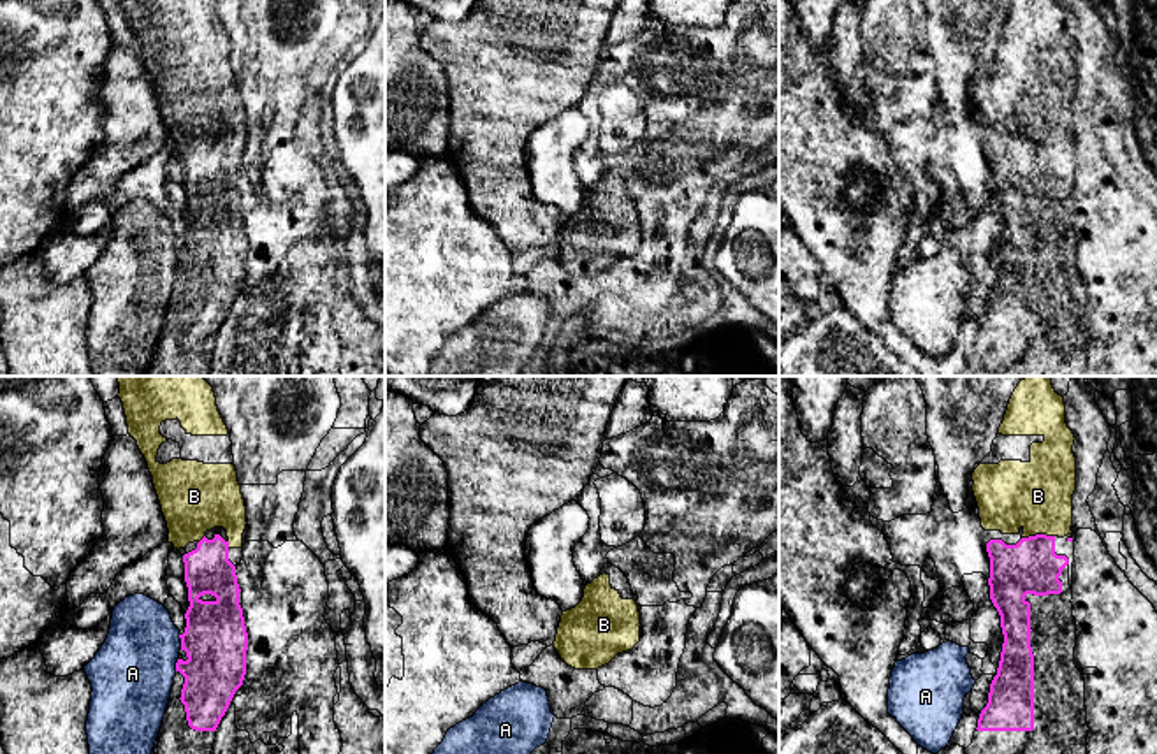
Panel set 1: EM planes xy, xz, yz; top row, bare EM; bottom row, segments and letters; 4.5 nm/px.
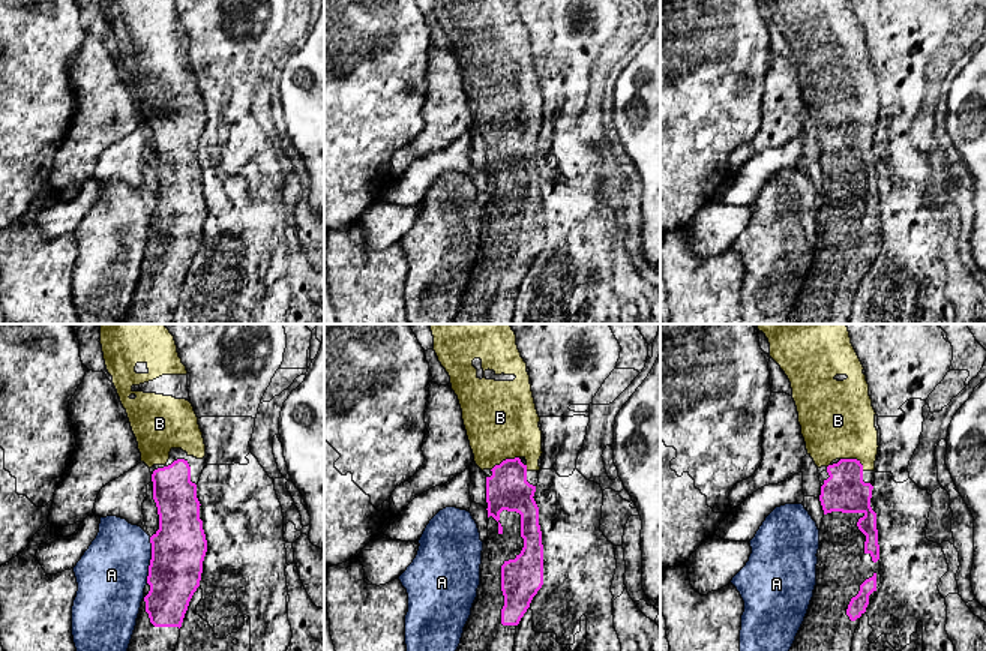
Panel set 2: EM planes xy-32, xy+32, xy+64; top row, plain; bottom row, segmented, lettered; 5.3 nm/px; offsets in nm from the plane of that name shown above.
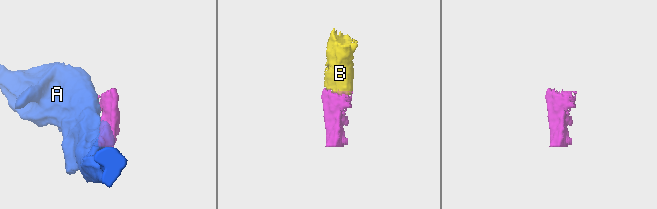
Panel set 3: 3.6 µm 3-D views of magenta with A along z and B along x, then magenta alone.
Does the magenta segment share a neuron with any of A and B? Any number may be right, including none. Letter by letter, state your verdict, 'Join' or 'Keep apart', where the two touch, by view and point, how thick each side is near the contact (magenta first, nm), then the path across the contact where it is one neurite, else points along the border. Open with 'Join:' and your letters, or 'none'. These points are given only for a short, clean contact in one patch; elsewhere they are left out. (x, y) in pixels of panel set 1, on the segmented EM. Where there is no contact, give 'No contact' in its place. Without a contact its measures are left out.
Join: B
A: Keep apart. Touches magenta at xy (176, 665). Thickness 300 nm (magenta) against 380 nm. Boundary: xy (178, 659), (174, 670)
B: Join. Touches magenta at yz (1038, 535). Thickness 260 nm (magenta) against 320 nm. Path across: yz (1031, 566), (1038, 535), (1038, 496)

